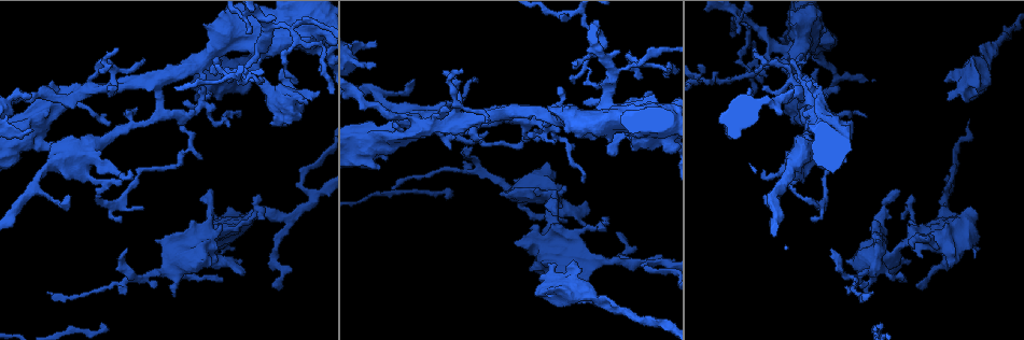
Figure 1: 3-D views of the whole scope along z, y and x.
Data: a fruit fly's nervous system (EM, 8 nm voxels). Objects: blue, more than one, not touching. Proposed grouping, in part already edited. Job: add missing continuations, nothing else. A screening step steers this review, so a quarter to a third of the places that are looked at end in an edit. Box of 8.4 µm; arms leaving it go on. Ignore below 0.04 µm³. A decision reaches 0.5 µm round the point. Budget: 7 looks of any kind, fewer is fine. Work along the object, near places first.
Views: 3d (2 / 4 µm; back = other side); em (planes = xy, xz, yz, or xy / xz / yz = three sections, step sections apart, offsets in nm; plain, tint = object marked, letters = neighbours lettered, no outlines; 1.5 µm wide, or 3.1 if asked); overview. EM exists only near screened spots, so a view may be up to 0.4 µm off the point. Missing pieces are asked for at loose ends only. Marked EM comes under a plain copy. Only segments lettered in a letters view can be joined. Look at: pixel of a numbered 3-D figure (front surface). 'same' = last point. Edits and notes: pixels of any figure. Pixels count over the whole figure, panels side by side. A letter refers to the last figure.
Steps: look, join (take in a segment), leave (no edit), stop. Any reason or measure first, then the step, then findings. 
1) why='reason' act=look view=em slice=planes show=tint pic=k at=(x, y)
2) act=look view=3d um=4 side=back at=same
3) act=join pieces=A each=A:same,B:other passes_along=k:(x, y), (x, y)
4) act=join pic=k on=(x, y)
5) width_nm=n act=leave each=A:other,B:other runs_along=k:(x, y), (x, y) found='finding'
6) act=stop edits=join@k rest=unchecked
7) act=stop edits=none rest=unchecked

why='free end' act=look view=em slice=planes show=letters pic=1 at=(51, 142)

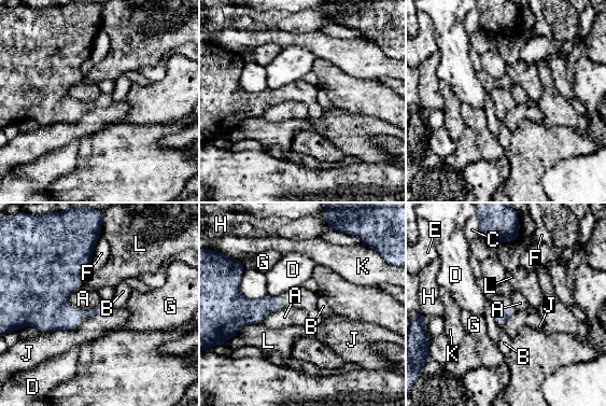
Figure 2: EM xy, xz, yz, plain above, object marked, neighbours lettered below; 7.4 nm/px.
longest_contact=J:360nm act=leave each=A:other,B:other,C:other,D:other,E:other,F:other,G:other,H:other,J:other,K:other,L:other runs_along=2:(92, 241), (54, 282), (43, 330) found='none of them fits'

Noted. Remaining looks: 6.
why='an open end' act=look view=3d um=4 side=back pic=1 at=(29, 97)

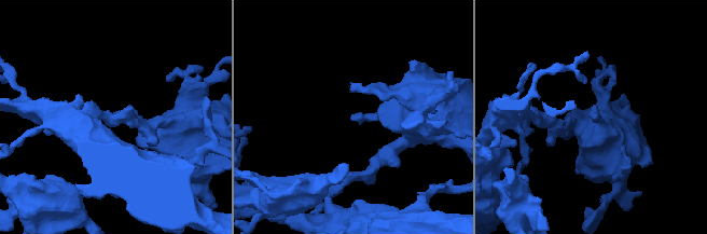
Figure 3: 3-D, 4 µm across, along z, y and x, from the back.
why='need the tissue' act=look view=em slice=planes show=letters pic=3 at=(597, 119)

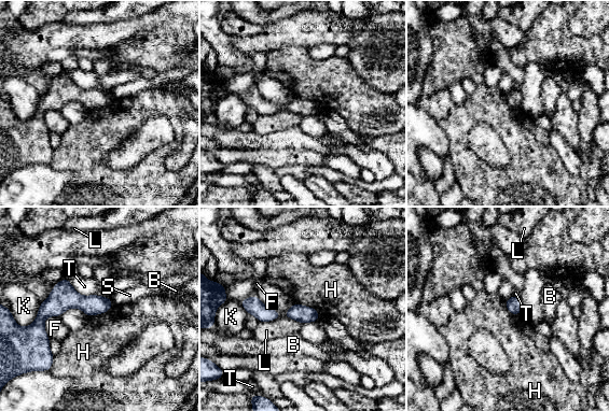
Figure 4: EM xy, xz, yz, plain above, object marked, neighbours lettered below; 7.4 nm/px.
act=leave each=B:other,F:other,H:other,K:other,L:other,S:other,T:other border=4:(294, 301), (313, 307), (320, 317) found='none of them fits'

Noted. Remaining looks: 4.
why='free end' act=look view=3d um=2 pic=1 at=(319, 90)

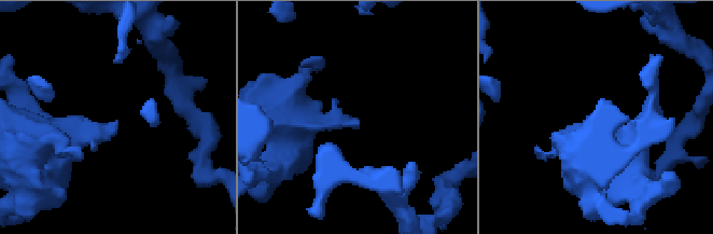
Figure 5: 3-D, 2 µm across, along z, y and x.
why='now the EM' act=look view=em slice=planes show=tint pic=5 at=(358, 128)

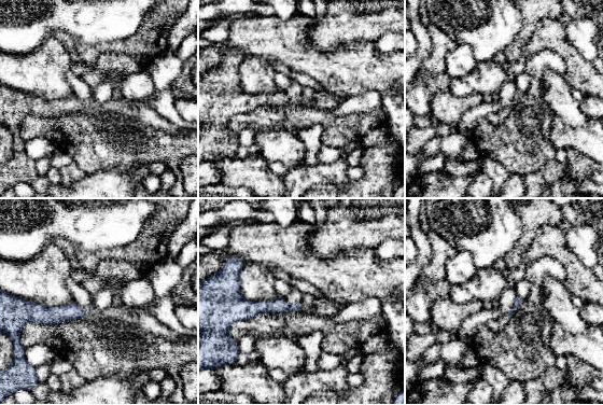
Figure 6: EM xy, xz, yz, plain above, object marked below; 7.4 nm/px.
why='what lies round it' act=look view=em slice=planes show=letters at=same

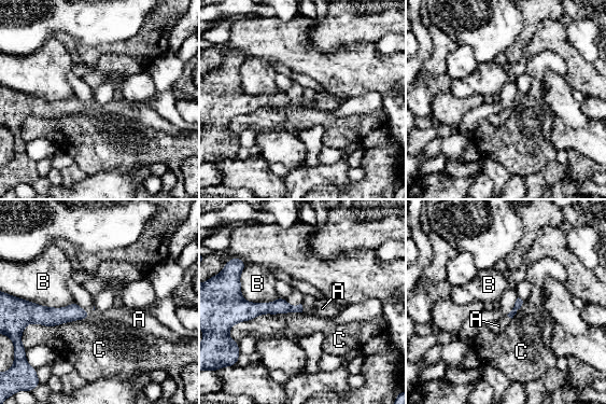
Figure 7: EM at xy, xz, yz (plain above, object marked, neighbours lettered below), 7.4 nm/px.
longest_contact=C:550nm act=join pic=7 on=(122, 314) each=A:same,B:other,C:other passes_along=7:(55, 317), (88, 317), (122, 314) found='the neuron continues'

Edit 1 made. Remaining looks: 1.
act=stop edits=join@7 rest=unchecked

